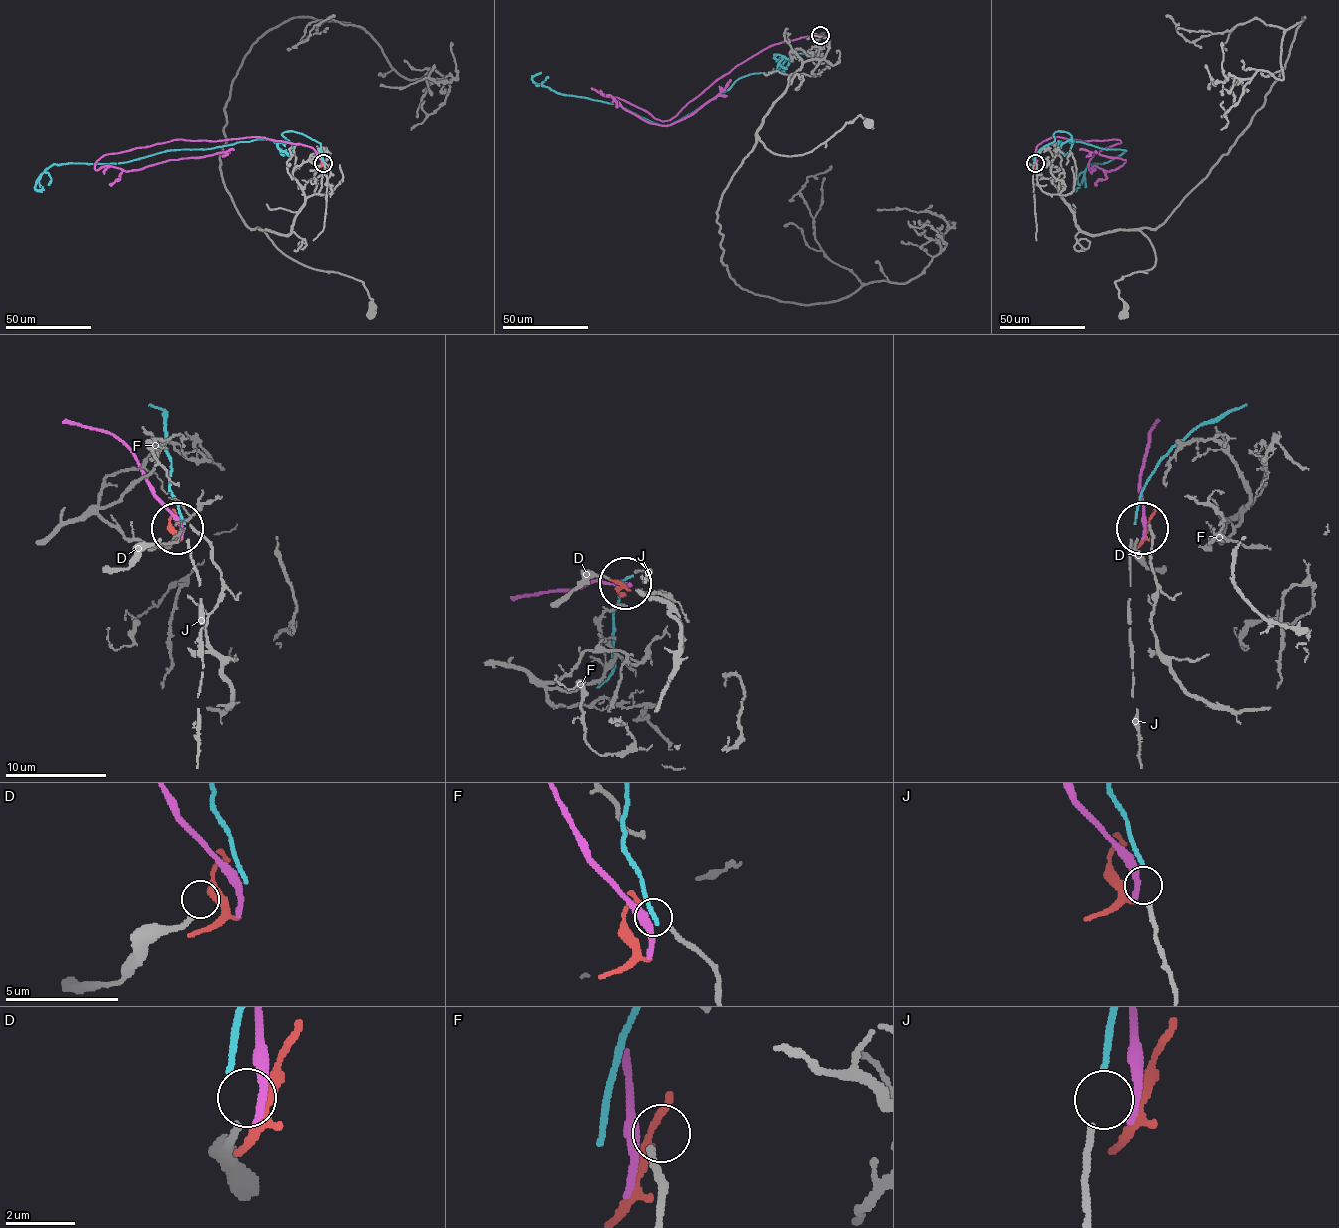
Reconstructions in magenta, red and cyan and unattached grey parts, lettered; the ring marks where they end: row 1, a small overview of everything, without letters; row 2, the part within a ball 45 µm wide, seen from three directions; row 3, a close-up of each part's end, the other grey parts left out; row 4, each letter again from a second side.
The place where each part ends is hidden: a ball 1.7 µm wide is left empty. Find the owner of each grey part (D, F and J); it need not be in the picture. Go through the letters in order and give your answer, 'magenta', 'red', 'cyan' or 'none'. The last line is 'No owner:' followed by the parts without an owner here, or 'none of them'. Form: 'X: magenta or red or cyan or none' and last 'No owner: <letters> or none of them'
D: none
F: red
J: cyan
No owner: D

